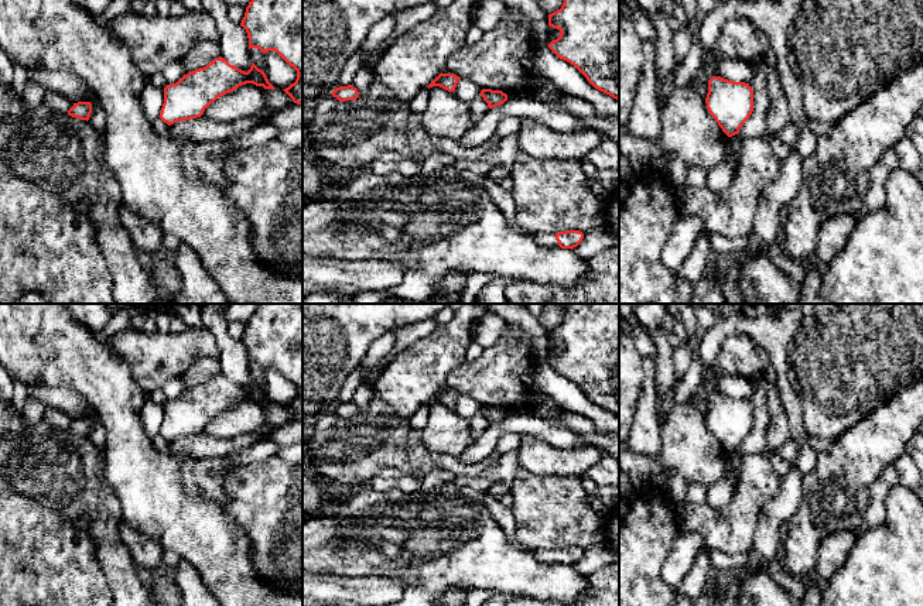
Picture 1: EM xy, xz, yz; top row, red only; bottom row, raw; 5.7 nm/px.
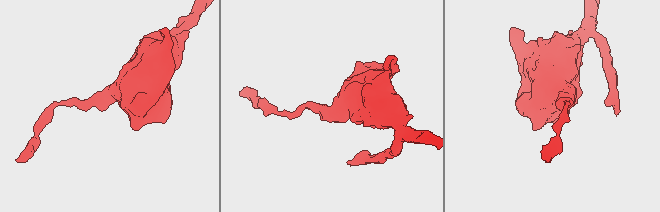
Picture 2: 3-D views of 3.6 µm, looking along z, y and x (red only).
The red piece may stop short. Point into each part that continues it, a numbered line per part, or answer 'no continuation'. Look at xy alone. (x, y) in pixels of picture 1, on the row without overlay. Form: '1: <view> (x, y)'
no continuation

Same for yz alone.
no continuation

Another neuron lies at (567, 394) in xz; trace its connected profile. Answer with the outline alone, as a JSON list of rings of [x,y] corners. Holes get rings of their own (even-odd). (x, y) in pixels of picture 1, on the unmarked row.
[[[547,360],[539,362],[534,381],[561,410],[584,415],[595,428],[619,438],[619,417],[595,405],[574,381],[560,376]]]

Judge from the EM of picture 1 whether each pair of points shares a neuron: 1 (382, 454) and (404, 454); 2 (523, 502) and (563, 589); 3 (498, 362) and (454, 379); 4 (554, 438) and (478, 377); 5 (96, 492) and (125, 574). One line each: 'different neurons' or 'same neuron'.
1: same neuron
2: different neurons
3: same neuron
4: different neurons
5: same neuron

